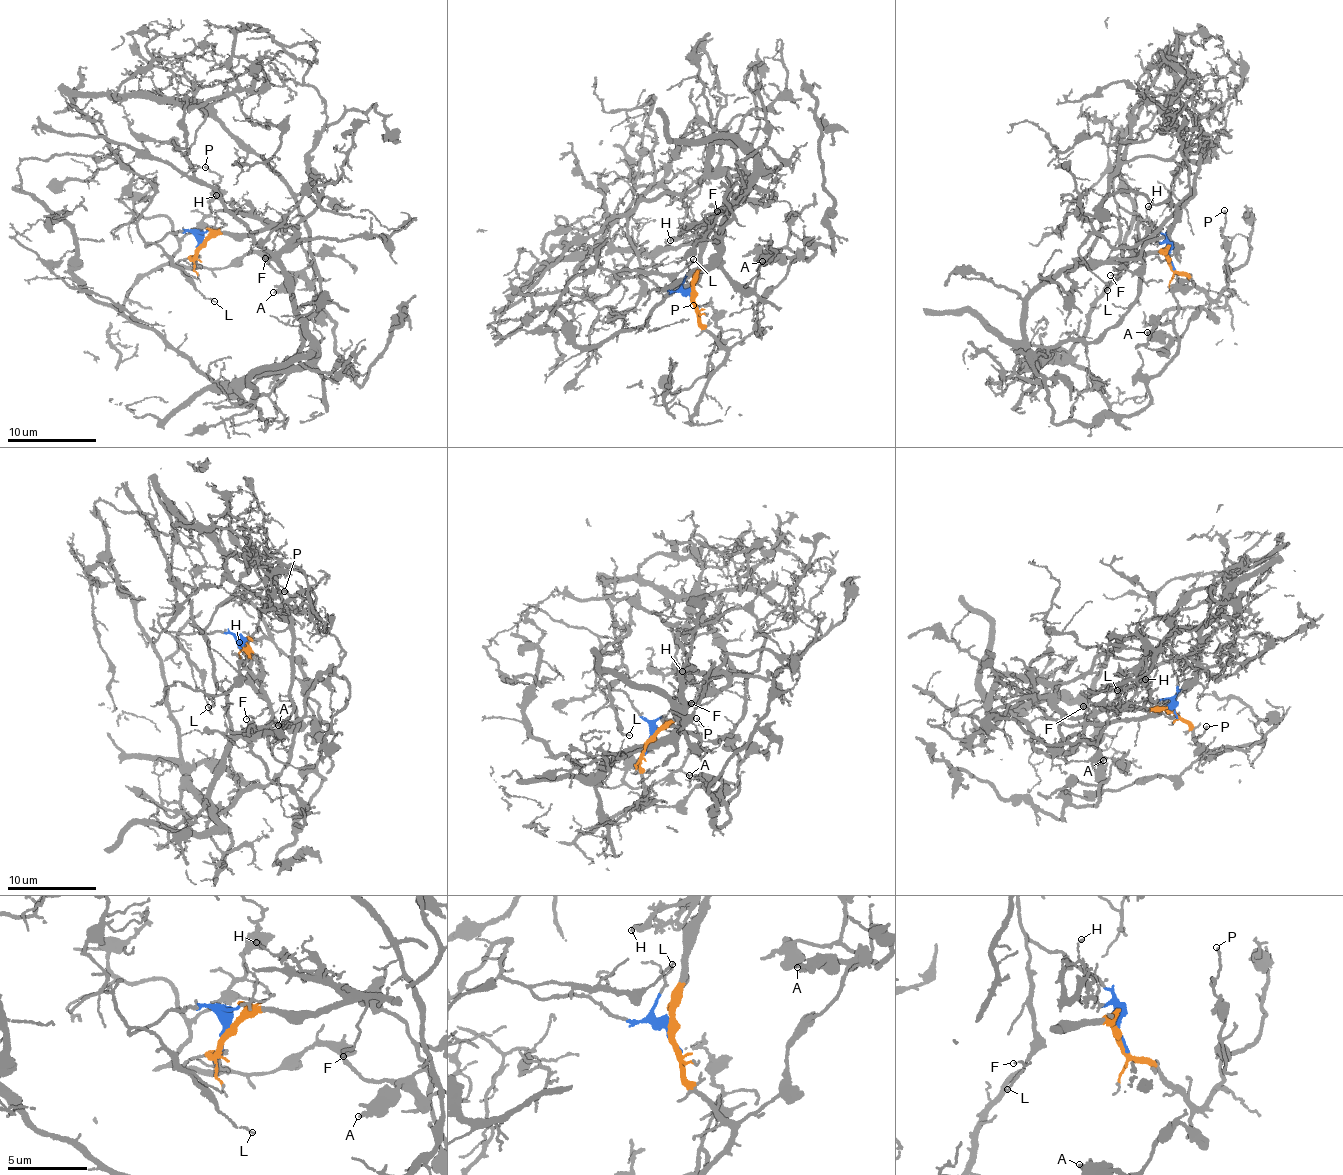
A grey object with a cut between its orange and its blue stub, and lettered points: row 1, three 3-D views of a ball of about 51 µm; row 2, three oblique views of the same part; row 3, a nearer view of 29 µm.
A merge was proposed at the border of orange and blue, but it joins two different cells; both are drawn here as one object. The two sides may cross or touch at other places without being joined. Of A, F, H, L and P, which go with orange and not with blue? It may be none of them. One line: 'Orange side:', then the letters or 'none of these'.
Orange side: A, F, H, P

